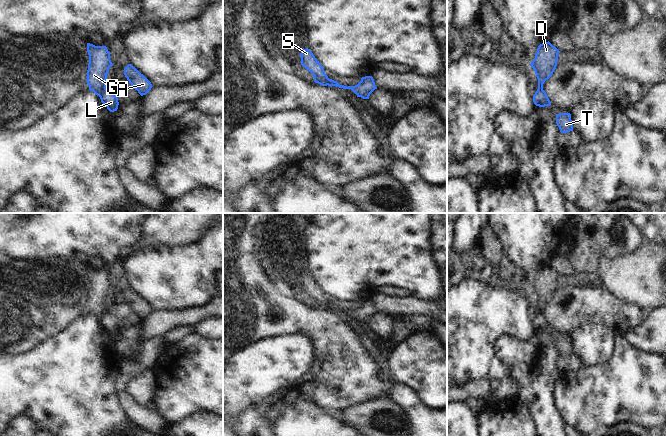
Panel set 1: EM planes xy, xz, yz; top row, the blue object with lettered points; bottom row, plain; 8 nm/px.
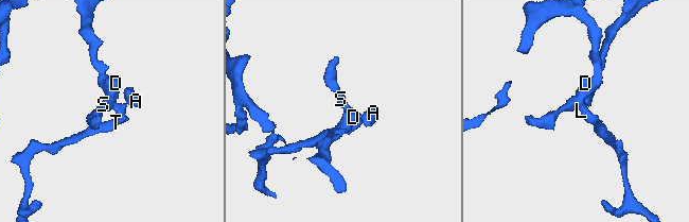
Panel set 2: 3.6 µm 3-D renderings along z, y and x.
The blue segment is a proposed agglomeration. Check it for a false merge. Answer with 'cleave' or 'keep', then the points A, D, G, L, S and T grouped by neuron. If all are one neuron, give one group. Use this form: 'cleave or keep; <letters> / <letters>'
cleave; A L T / D G S

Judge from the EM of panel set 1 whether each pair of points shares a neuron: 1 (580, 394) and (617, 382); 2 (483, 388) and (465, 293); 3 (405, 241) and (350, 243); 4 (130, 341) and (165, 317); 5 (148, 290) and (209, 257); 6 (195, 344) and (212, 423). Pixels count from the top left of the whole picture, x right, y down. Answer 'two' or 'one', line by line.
1: one
2: two
3: one
4: two
5: one
6: two

